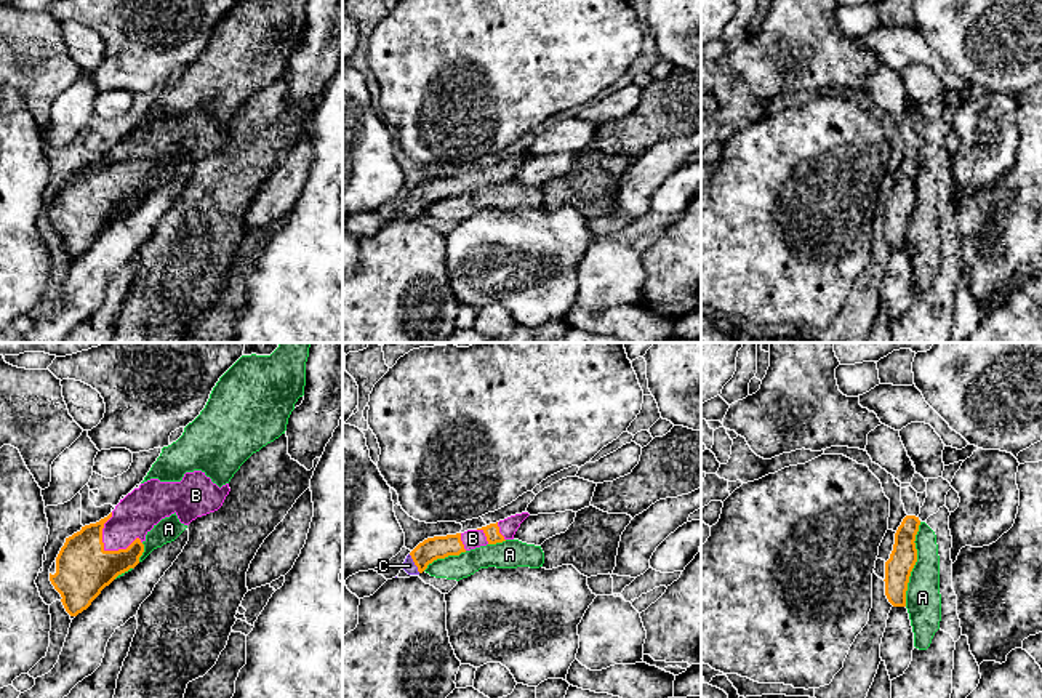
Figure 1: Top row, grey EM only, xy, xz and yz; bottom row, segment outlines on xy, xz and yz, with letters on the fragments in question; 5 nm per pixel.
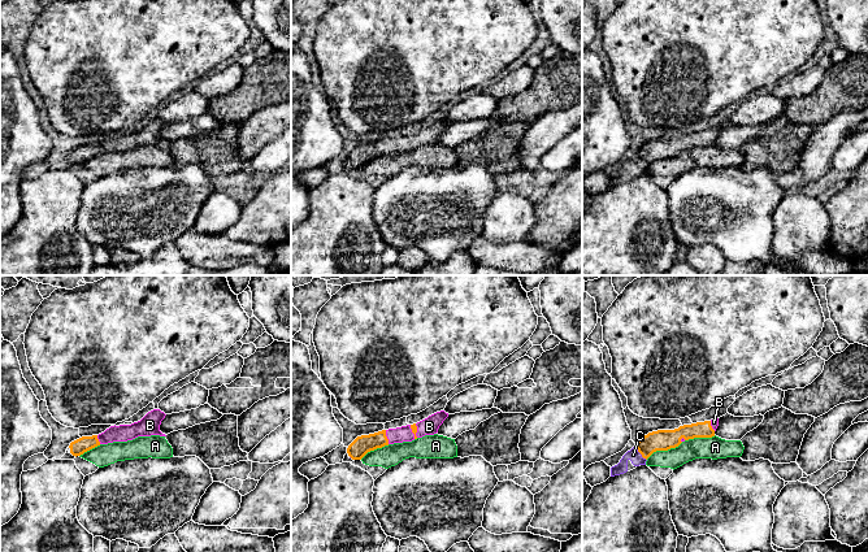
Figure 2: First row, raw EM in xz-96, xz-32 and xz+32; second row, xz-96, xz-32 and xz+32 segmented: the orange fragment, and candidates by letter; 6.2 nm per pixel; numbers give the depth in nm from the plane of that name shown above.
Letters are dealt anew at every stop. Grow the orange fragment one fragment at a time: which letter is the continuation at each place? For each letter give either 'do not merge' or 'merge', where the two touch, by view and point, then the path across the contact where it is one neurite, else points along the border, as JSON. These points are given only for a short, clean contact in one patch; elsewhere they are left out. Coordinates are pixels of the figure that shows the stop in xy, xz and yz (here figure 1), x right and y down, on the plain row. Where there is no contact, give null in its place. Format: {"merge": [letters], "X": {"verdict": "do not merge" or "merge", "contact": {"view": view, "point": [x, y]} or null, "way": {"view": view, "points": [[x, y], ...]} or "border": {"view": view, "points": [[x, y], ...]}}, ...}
{"merge": ["B", "C"], "A": {"verdict": "do not merge", "contact": {"view": "yz", "point": [914, 205]}}, "B": {"verdict": "merge", "contact": {"view": "xy", "point": [106, 192]}, "way": {"view": "xy", "points": [[84, 210], [106, 192], [136, 156]]}}, "C": {"verdict": "merge", "contact": {"view": "xz", "point": [415, 205]}, "way": {"view": "xz", "points": [[431, 191], [415, 205], [408, 207]]}}}

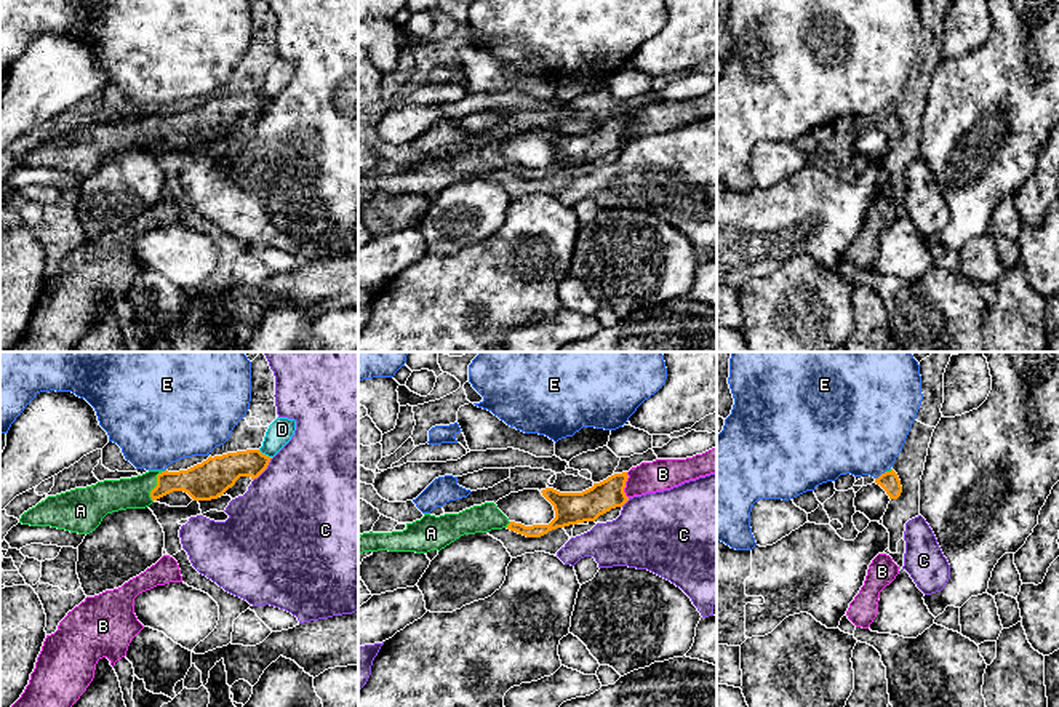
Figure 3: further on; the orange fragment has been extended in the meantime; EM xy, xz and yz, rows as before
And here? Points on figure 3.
{"merge": ["A"], "A": {"verdict": "merge", "contact": {"view": "xy", "point": [157, 127]}, "way": {"view": "xy", "points": [[203, 123], [157, 127], [136, 135], [109, 138]]}}, "B": {"verdict": "do not merge", "contact": {"view": "xz", "point": [624, 127]}}, "C": {"verdict": "do not merge", "contact": {"view": "xy", "point": [264, 111]}}, "D": {"verdict": "do not merge", "contact": {"view": "xy", "point": [264, 96]}}, "E": {"verdict": "do not merge", "contact": {"view": "yz", "point": [882, 115]}}}

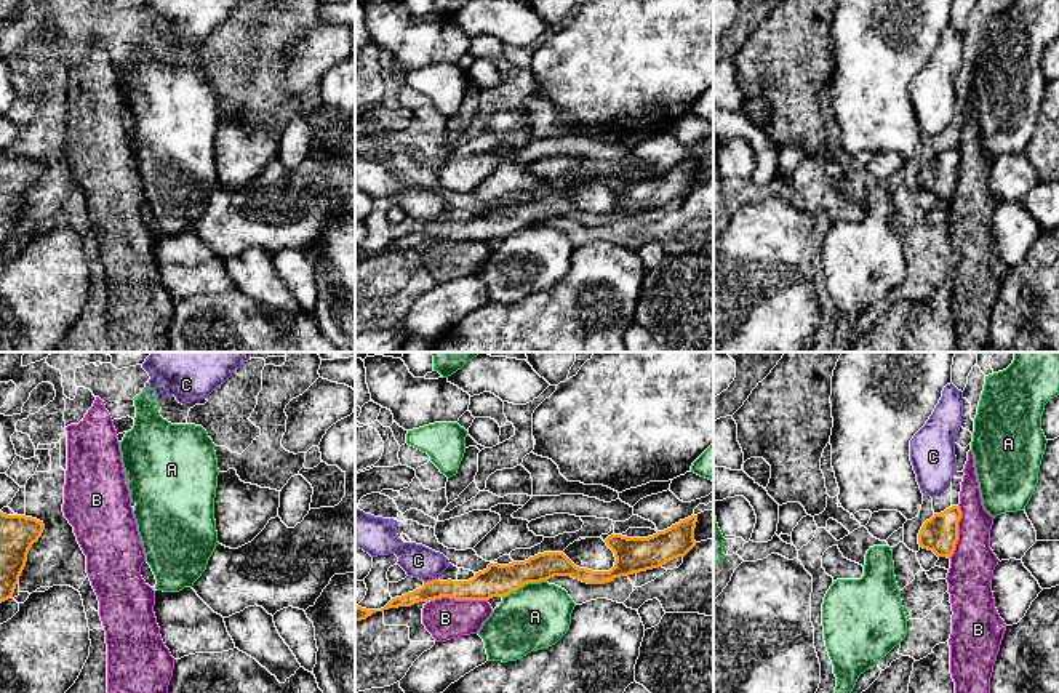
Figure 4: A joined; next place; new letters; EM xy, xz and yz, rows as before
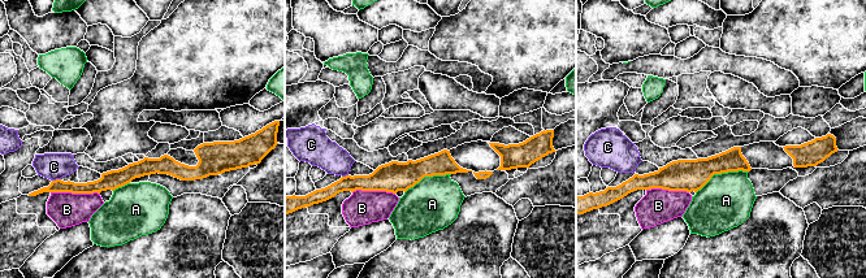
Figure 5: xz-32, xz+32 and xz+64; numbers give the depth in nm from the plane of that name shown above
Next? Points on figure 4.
{"merge": [], "A": {"verdict": "do not merge", "contact": {"view": "xz", "point": [523, 226]}, "border": {"view": "xz", "points": [[546, 221], [525, 224], [503, 239]]}}, "B": {"verdict": "do not merge", "contact": {"view": "xz", "point": [458, 240]}, "border": {"view": "xz", "points": [[487, 240], [435, 239], [431, 242]]}}, "C": {"verdict": "do not merge", "contact": {"view": "xz", "point": [432, 221]}, "border": {"view": "xz", "points": [[437, 220], [424, 224]]}}}

